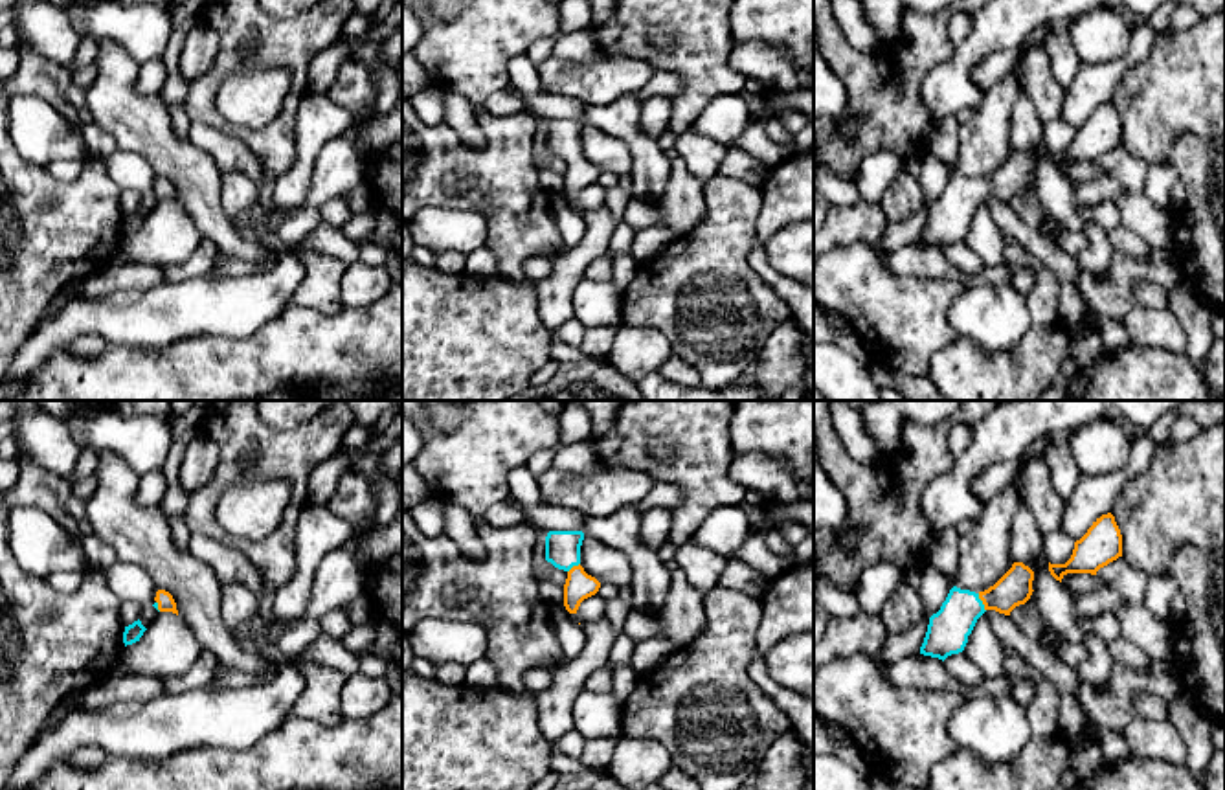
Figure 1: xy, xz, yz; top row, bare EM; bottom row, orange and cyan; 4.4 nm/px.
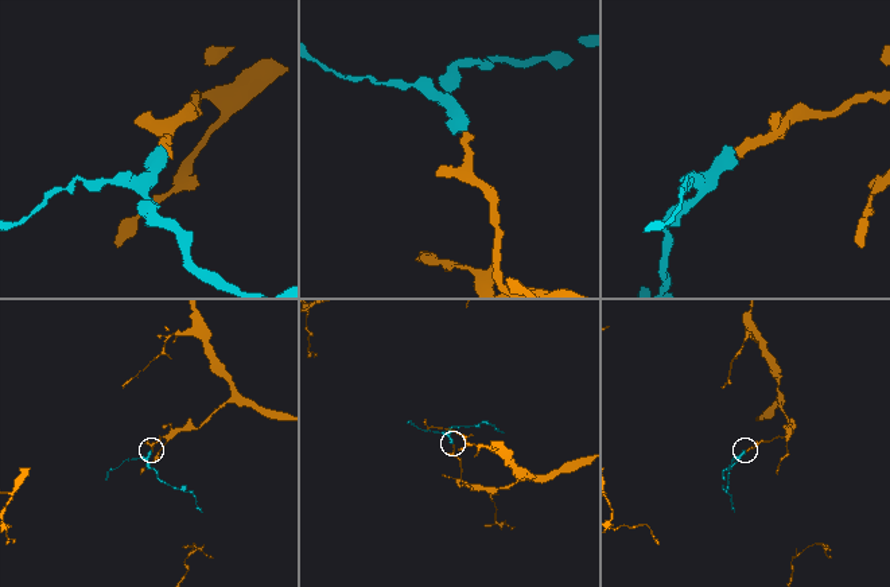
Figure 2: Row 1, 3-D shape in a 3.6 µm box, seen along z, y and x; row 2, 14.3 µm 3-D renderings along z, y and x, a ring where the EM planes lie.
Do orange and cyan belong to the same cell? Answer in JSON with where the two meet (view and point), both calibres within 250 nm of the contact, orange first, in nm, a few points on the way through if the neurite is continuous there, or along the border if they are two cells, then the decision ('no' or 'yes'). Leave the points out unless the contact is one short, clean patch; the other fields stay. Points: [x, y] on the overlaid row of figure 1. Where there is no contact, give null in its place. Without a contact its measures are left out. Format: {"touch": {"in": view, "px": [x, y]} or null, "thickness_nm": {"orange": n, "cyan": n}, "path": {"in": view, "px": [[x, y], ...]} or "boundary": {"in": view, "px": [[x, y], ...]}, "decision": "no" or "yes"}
{"touch": {"in": "yz", "px": [983, 603]}, "thickness_nm": {"orange": 150, "cyan": 180}, "path": {"in": "yz", "px": [[1014, 588], [1003, 598], [983, 603], [972, 605], [948, 629]]}, "decision": "yes"}

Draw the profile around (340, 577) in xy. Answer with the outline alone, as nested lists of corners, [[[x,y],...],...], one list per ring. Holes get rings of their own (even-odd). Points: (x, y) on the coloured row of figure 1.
[[[358,524],[353,531],[347,546],[331,551],[320,562],[305,614],[270,641],[279,661],[298,656],[323,634],[320,628],[323,614],[343,608],[364,593],[367,568],[358,559],[358,547],[371,527]]]

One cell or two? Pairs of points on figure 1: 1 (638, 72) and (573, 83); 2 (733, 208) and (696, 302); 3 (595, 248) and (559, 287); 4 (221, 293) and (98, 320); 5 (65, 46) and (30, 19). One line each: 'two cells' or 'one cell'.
1: one cell
2: one cell
3: one cell
4: one cell
5: one cell

